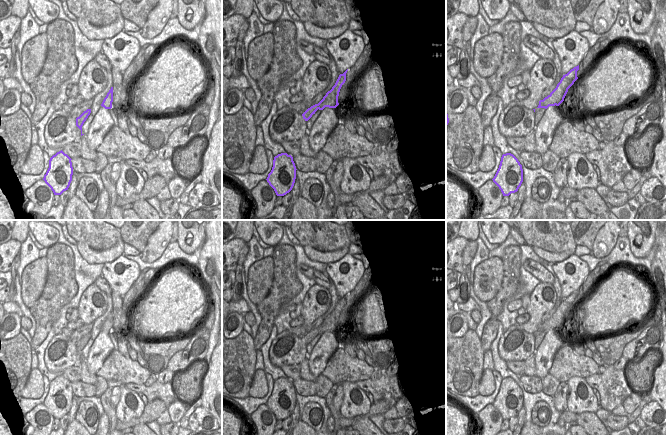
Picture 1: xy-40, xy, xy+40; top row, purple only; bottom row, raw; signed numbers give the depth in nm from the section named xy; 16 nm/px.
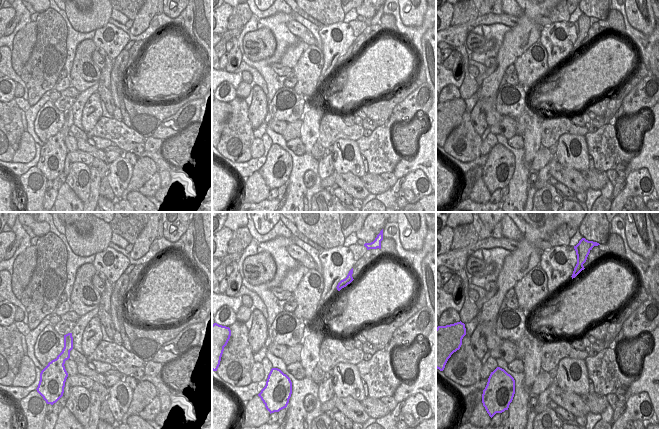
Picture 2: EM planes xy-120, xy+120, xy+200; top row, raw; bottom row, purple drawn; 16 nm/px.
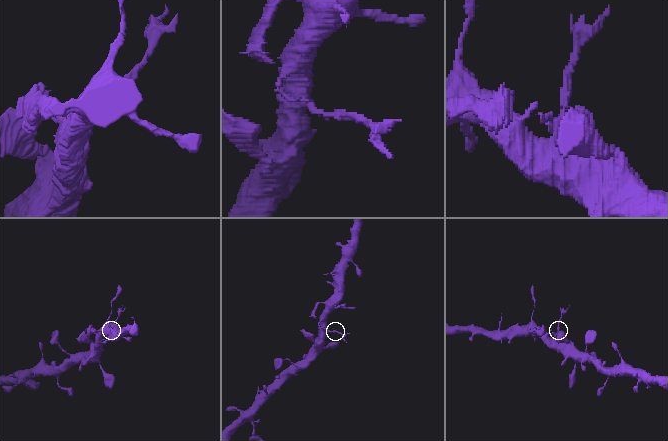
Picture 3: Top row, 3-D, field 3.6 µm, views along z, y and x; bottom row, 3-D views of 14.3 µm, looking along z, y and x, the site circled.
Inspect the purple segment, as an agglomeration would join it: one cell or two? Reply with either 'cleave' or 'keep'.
cleave

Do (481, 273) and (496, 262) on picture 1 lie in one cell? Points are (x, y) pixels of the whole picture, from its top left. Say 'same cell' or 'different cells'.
same cell

